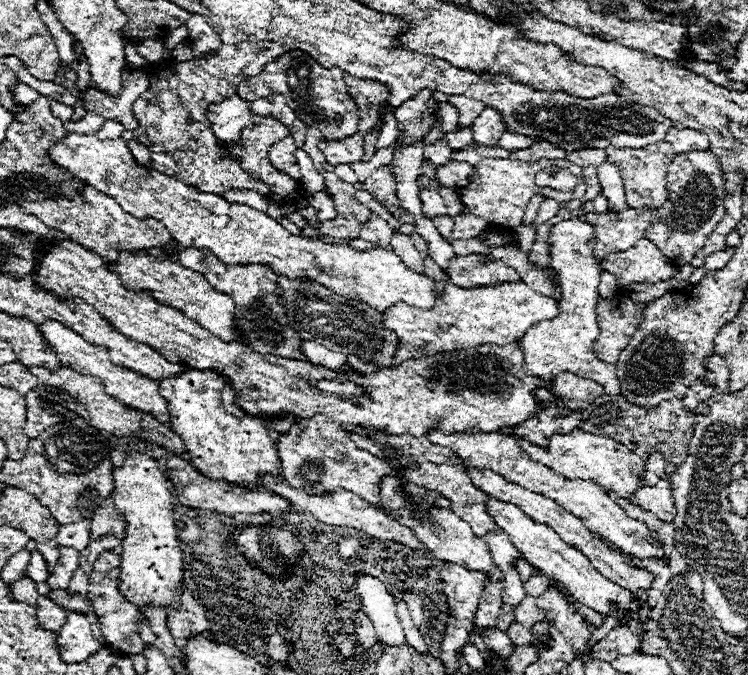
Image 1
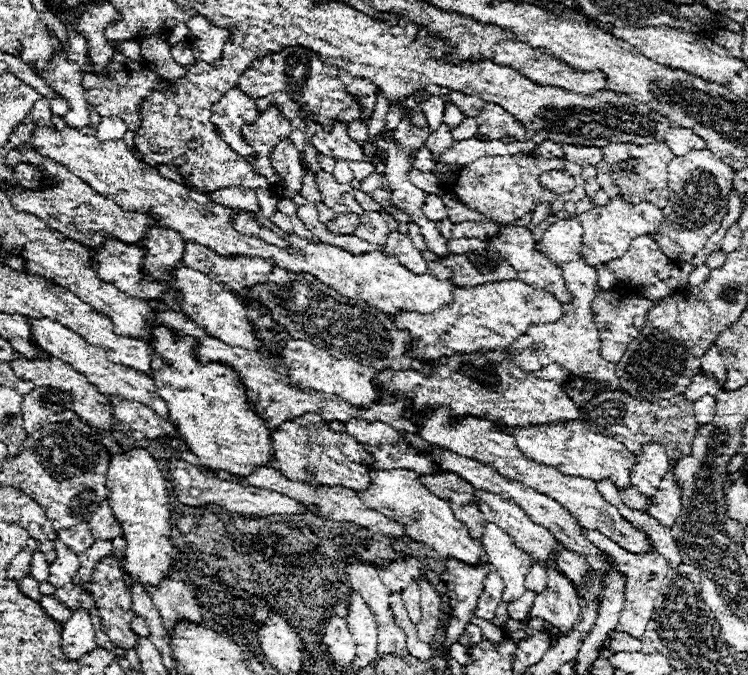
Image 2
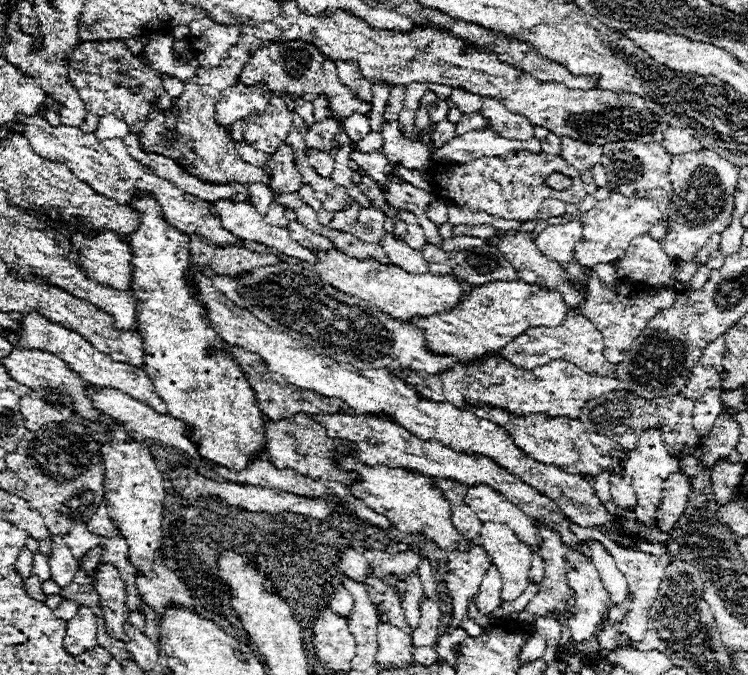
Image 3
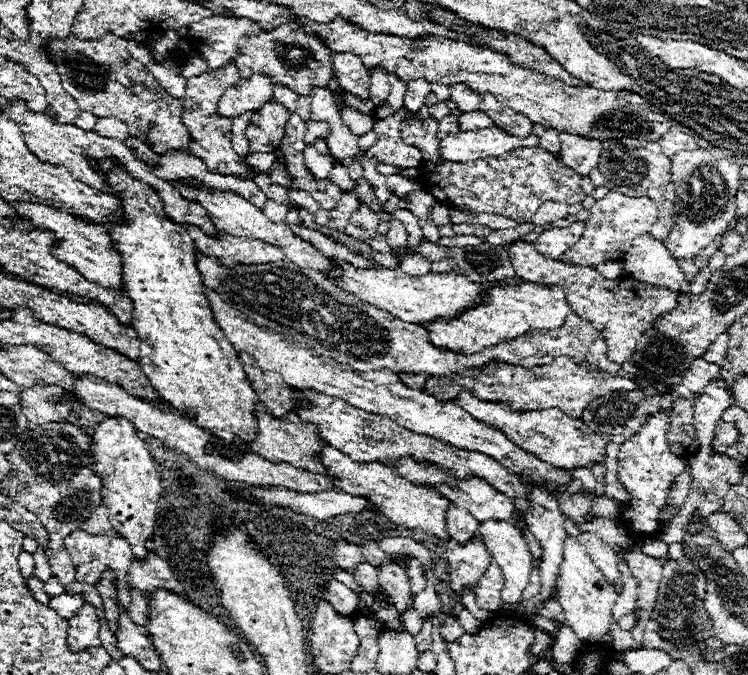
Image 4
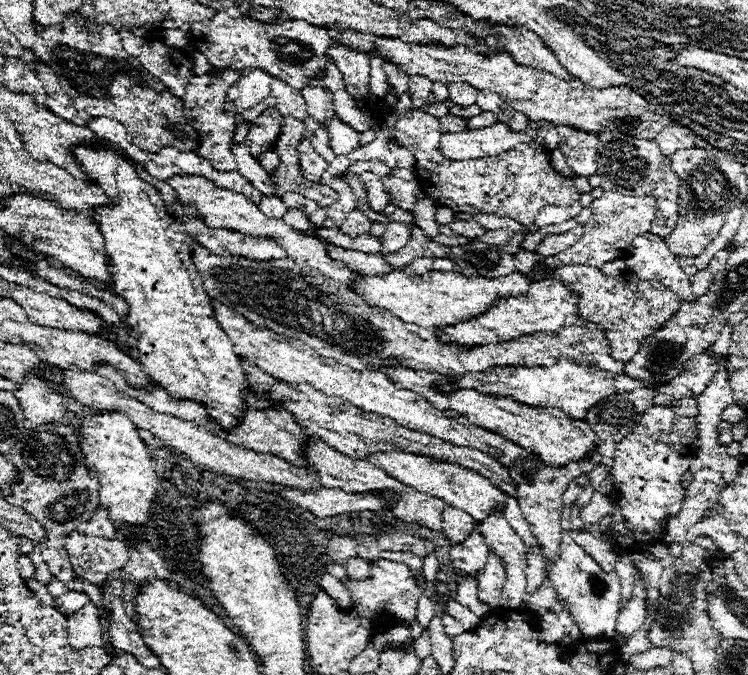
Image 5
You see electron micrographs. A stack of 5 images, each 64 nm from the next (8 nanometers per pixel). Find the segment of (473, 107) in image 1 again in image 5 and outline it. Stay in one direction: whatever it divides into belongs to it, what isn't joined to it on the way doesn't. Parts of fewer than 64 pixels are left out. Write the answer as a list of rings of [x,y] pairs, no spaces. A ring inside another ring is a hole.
[[[454,82],[454,84],[446,84],[448,86],[448,94],[450,100],[458,106],[470,106],[476,104],[476,90],[472,86],[468,86],[466,82]]]

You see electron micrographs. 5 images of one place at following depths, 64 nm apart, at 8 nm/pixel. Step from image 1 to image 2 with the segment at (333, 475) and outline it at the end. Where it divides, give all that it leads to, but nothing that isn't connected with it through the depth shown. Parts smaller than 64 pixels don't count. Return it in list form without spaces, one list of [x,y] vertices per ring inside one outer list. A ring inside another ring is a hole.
[[[304,414],[294,420],[282,422],[276,430],[270,432],[272,448],[274,448],[274,468],[284,472],[292,480],[304,480],[312,486],[344,486],[360,492],[368,488],[368,470],[372,458],[362,450],[362,446],[344,434],[332,432],[322,416]]]

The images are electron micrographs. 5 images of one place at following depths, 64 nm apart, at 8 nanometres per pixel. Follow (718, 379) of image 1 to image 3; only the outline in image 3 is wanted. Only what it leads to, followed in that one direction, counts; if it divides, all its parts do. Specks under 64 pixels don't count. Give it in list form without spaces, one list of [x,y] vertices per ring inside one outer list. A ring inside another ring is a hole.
[[[724,336],[716,338],[708,348],[704,348],[704,354],[700,356],[700,362],[706,366],[714,366],[718,372],[722,372],[722,358],[724,358]]]

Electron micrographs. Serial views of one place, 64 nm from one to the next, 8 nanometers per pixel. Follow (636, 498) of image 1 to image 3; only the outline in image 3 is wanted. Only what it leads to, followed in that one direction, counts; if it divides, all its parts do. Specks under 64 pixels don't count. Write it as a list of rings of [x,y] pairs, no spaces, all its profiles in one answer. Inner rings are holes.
[[[610,472],[610,496],[612,500],[622,506],[622,508],[634,508],[636,506],[636,496],[630,490],[630,486],[614,472]],[[672,474],[672,478],[668,478],[668,482],[664,484],[662,504],[656,512],[658,516],[656,526],[662,532],[670,530],[676,524],[676,520],[684,512],[688,494],[690,494],[690,478],[686,478],[686,474]]]

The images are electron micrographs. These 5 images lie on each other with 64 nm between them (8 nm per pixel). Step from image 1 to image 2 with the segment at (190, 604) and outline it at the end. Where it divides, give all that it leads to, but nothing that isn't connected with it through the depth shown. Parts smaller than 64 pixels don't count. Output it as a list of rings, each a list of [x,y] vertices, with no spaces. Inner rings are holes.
[[[170,576],[162,580],[160,586],[144,586],[144,590],[150,594],[156,610],[160,612],[164,626],[172,630],[172,626],[180,618],[188,618],[192,622],[202,622],[200,608],[196,604],[196,598],[186,588],[184,582],[178,582]]]

